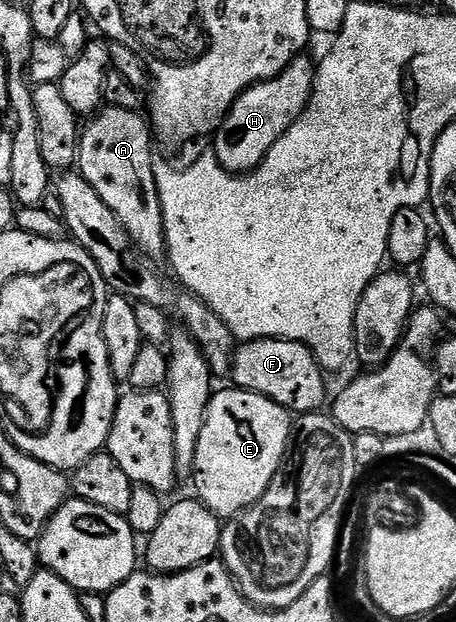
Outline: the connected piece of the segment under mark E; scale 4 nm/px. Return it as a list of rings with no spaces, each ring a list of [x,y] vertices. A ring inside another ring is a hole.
[[[229,387],[213,392],[198,435],[198,447],[192,464],[191,480],[196,481],[195,496],[221,519],[235,519],[250,508],[270,487],[274,475],[284,464],[294,436],[294,417],[291,412],[268,397],[246,389]]]

